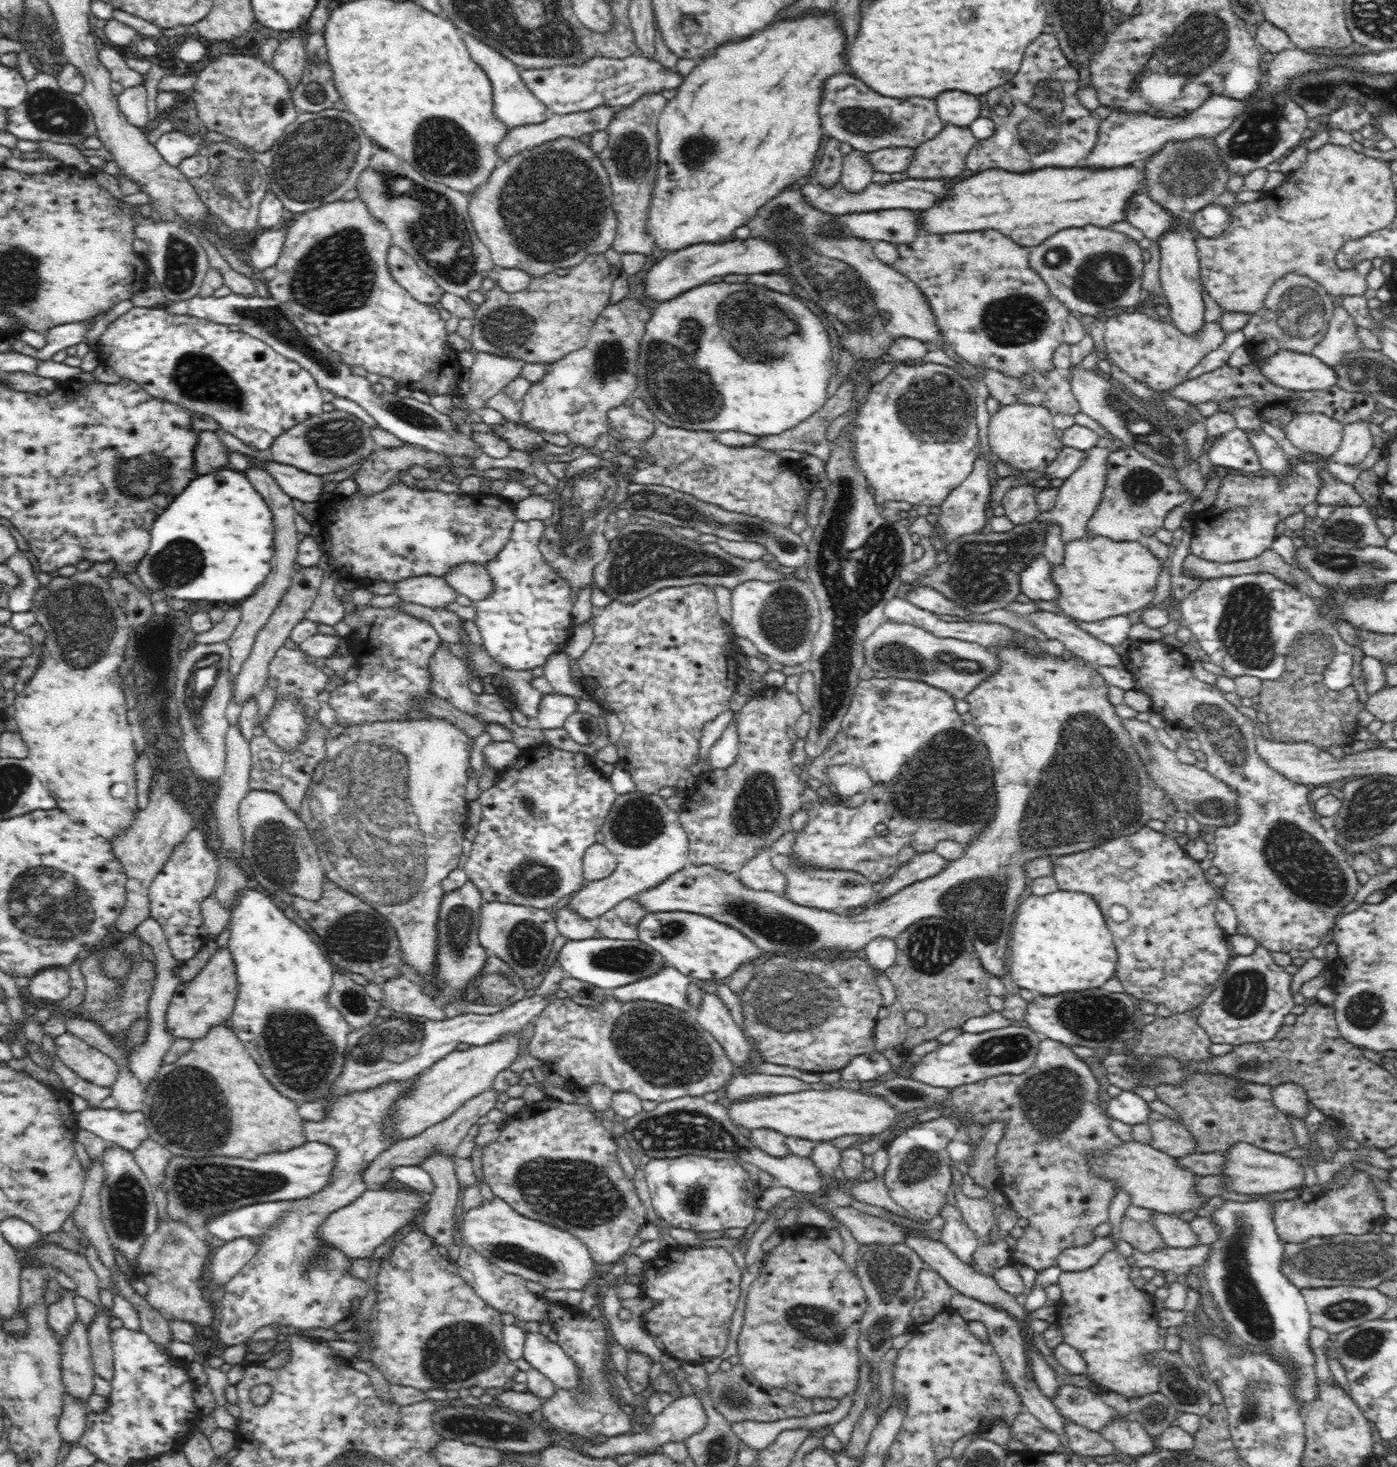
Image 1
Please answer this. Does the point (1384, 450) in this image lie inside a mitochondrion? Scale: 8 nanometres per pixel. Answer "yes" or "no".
no

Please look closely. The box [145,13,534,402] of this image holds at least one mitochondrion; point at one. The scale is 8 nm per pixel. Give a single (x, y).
(315, 161)

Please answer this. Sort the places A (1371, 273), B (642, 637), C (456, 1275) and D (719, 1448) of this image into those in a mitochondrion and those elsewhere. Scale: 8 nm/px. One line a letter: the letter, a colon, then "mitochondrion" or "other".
A: other
B: other
C: other
D: mitochondrion

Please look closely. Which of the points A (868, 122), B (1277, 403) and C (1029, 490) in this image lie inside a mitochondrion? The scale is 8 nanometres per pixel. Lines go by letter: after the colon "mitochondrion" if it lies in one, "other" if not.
A: mitochondrion
B: other
C: other

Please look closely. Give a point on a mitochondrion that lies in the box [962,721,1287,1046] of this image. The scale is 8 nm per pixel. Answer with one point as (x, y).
(1244, 994)

